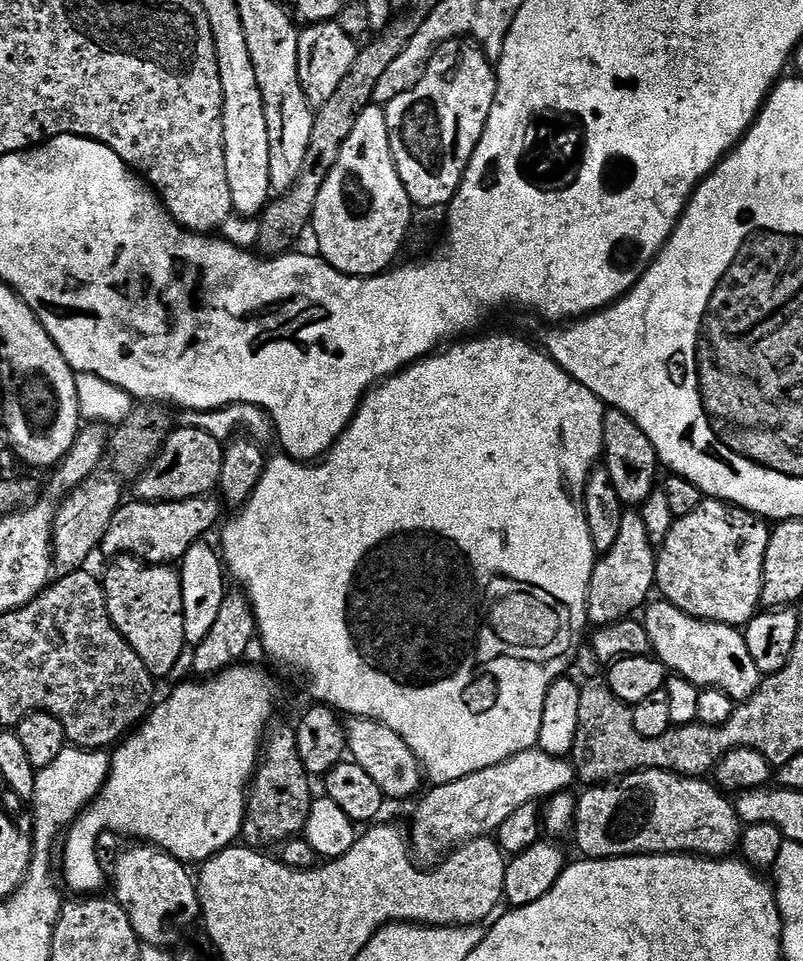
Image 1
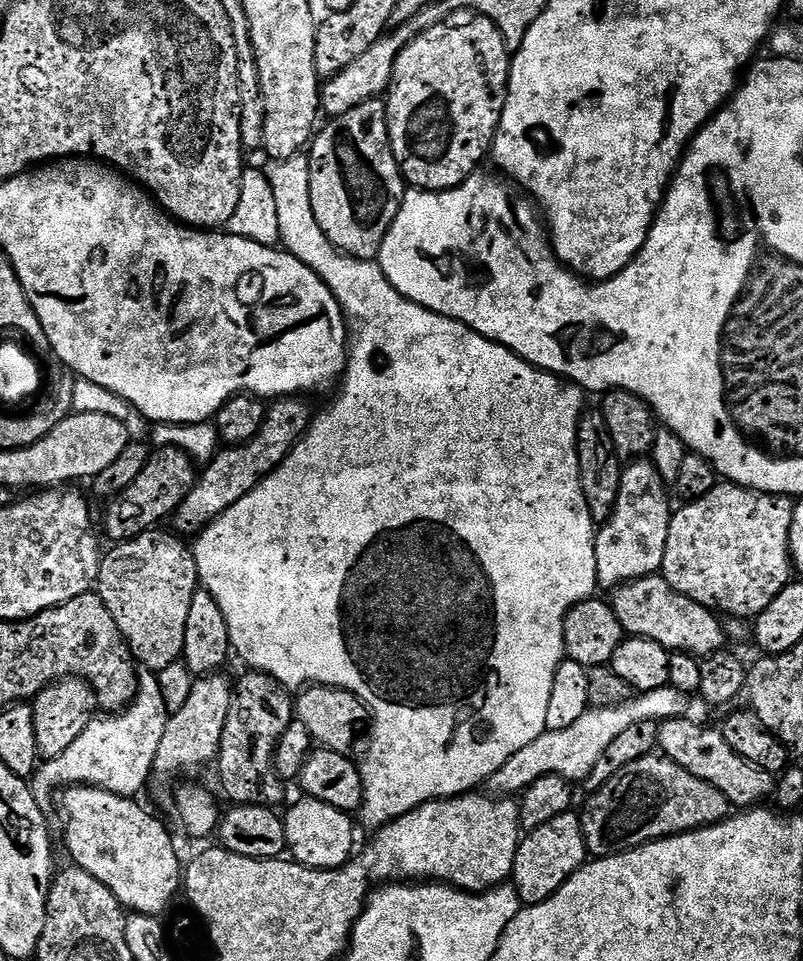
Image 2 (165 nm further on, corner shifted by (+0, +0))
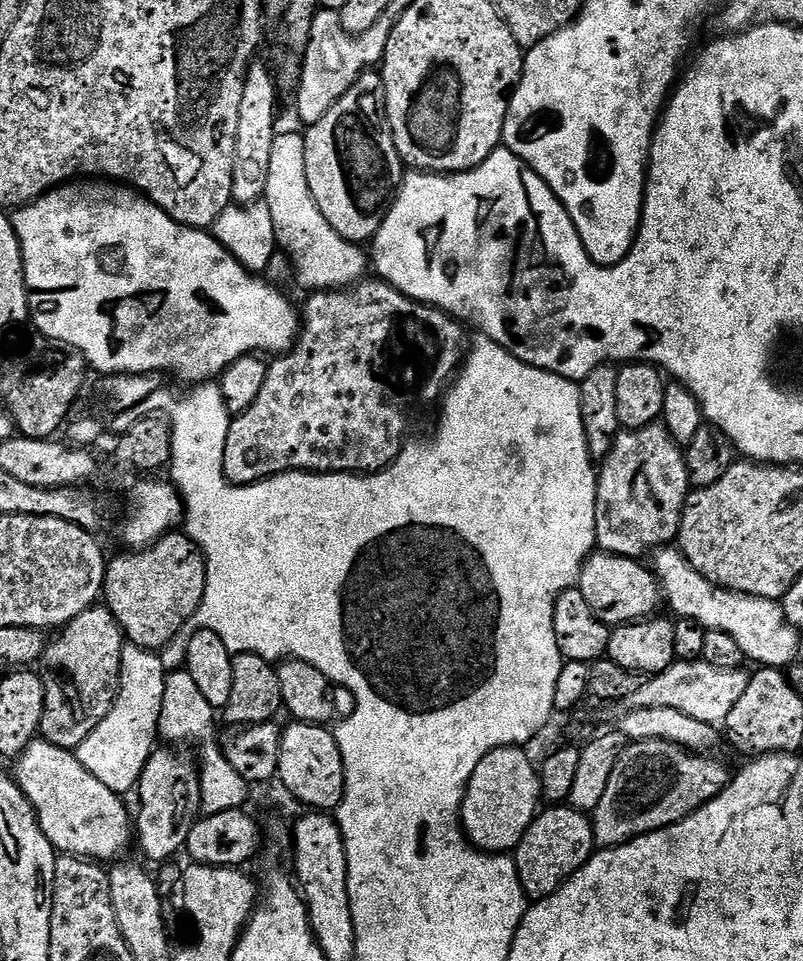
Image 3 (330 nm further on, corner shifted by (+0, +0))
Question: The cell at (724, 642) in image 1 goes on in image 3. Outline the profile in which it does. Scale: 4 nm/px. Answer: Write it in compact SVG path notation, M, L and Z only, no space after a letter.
M593 551L580 571L578 587L582 598L590 602L590 610L598 614L600 621L609 626L634 624L646 620L662 604L660 582L651 567L643 568L639 559L630 556L614 556L611 552Z

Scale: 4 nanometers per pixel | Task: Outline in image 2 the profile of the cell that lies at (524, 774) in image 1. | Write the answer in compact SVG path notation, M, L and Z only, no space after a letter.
M669 686L641 692L623 700L621 704L611 704L609 708L589 707L566 729L544 732L534 742L530 742L530 746L518 750L518 754L514 754L514 758L510 758L506 766L502 766L488 779L487 787L492 787L491 791L496 794L522 794L546 774L558 774L567 780L582 782L590 774L590 770L594 770L598 758L602 758L606 751L606 746L610 746L610 742L618 738L618 734L623 734L637 722L663 722L683 717L687 713L684 711L688 708L688 700L685 693Z

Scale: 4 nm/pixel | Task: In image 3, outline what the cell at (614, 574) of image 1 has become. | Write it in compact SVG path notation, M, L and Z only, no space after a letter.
M657 422L645 428L633 428L621 430L613 443L612 452L605 457L598 468L598 479L596 481L596 542L599 551L611 552L614 556L630 556L633 558L644 558L644 555L655 553L657 550L671 545L680 534L680 518L684 515L686 501L690 495L688 482L688 462L683 447L676 444L674 438L668 433L663 423Z

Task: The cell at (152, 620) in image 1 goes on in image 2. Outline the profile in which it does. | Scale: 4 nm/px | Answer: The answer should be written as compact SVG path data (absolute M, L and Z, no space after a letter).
M160 531L143 532L132 540L117 543L109 552L107 549L100 561L98 581L98 594L102 602L106 602L106 610L110 610L114 622L118 622L120 635L128 643L137 665L157 674L184 655L186 617L190 615L190 602L198 591L195 551L189 545L187 548L179 535Z

